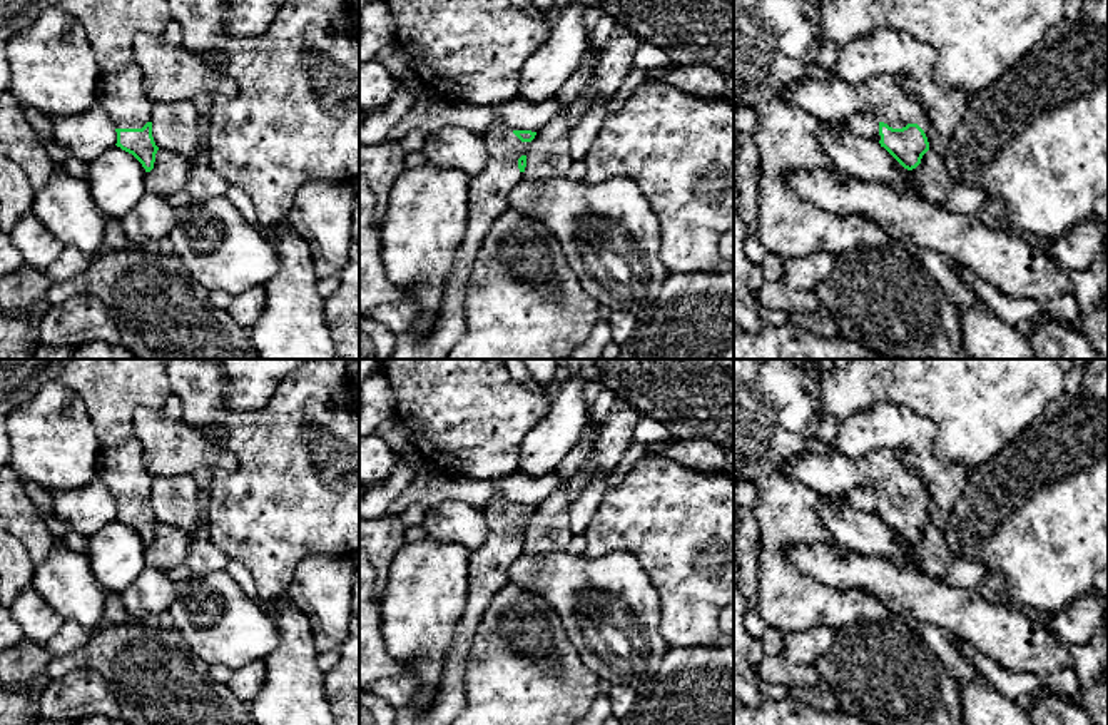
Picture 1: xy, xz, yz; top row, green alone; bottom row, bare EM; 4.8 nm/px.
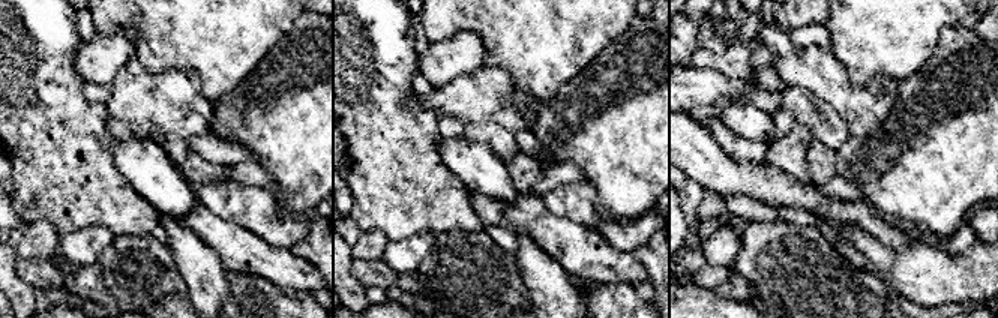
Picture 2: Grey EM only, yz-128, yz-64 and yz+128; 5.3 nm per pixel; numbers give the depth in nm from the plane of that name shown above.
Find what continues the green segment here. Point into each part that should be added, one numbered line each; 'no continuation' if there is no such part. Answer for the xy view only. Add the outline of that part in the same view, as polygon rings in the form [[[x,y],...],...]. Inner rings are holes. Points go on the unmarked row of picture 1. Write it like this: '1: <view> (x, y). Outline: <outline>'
1: xy (121, 468). Outline: [[[135,438],[100,449],[97,479],[115,503],[142,503],[152,496],[154,476],[144,466],[142,444]]]

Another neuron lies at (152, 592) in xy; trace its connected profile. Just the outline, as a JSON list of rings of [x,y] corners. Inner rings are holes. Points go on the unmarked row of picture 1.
[[[145,566],[144,571],[120,595],[130,616],[160,615],[177,598],[177,585],[164,570]]]

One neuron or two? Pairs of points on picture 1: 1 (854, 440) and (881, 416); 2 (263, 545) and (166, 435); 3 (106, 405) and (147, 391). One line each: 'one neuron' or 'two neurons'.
1: one neuron
2: two neurons
3: one neuron

